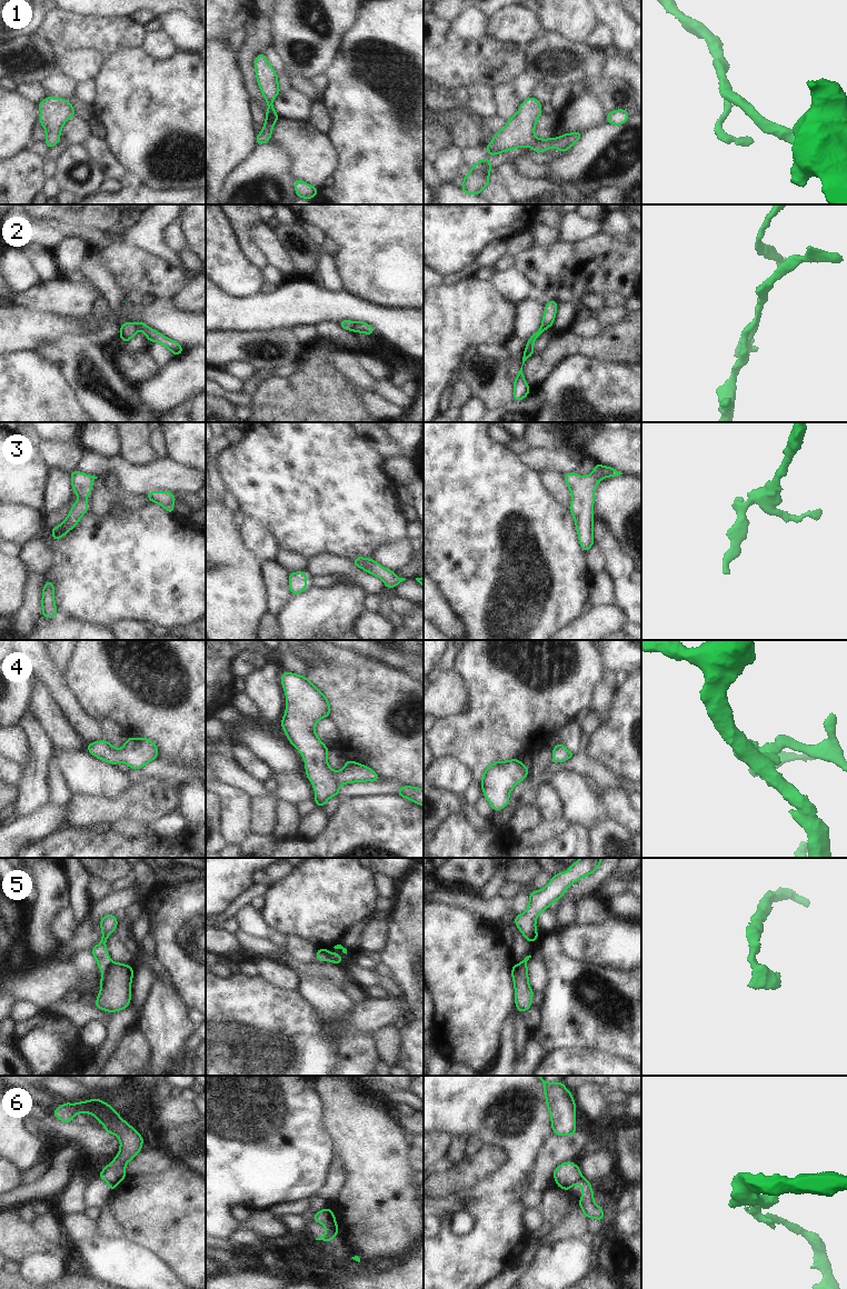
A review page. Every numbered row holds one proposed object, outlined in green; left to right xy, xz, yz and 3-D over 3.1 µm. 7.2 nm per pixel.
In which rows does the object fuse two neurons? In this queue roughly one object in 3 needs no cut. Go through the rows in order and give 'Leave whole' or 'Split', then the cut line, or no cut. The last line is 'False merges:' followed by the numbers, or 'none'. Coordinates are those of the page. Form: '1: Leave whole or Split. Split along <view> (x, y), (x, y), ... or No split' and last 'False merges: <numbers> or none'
1: Leave whole. No split
2: Split. Split along xz (354, 322), (351, 329)
3: Leave whole. No split
4: Leave whole. No split
5: Split. Split along xy (111, 961), (102, 971)
6: Split. Split along xz (326, 1226), (337, 1233)
False merges: 2, 5, 6

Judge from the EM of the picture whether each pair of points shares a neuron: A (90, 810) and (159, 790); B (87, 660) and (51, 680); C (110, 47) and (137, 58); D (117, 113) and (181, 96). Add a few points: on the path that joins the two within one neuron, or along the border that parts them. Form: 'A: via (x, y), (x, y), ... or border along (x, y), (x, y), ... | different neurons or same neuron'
A: via (107, 810), (116, 810), (142, 802) | same neuron
B: border along (67, 677), (69, 686), (80, 700) | different neurons
C: border along (142, 47), (128, 47), (107, 58) | different neurons
D: via (132, 111), (166, 111) | same neuron

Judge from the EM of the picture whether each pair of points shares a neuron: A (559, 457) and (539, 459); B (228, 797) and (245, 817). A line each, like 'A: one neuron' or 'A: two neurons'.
A: one neuron
B: one neuron

